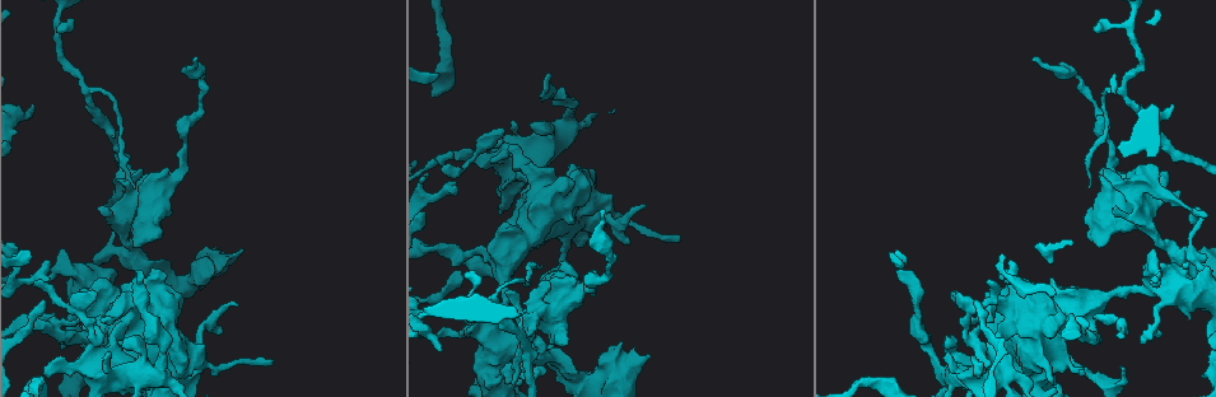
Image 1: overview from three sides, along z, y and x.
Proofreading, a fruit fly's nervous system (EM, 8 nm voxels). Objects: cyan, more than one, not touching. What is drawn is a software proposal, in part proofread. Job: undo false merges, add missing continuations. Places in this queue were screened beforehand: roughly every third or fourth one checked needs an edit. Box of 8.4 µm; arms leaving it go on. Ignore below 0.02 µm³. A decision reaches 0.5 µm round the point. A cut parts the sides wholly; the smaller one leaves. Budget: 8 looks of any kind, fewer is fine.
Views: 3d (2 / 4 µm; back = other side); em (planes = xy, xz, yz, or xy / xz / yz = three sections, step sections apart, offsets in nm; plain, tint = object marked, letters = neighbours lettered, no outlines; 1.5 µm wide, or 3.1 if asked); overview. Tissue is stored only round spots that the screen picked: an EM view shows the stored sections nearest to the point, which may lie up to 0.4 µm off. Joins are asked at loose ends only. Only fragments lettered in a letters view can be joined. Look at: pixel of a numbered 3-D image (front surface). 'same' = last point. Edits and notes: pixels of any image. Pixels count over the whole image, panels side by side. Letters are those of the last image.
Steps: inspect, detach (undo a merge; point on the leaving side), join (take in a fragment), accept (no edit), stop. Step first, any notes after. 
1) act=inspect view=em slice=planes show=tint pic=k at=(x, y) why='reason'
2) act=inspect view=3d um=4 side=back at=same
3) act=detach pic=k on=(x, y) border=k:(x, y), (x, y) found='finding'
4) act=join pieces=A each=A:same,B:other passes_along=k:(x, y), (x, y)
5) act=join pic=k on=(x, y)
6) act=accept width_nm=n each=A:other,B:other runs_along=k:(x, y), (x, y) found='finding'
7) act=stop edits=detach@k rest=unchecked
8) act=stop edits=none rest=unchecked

act=inspect view=3d um=4 pic=1 at=(596, 215) why='touches itself'

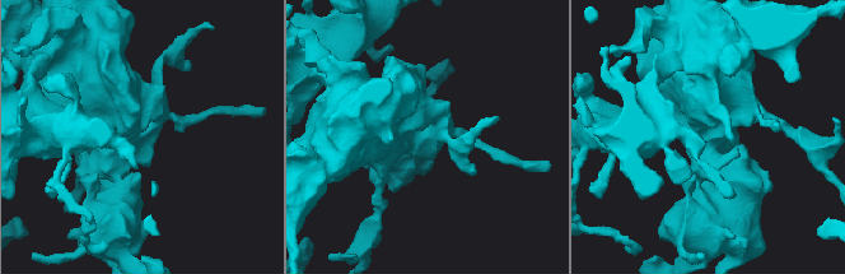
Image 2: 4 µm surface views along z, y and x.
act=inspect view=em slice=planes show=plain pic=2 at=(424, 132) why='now the EM'

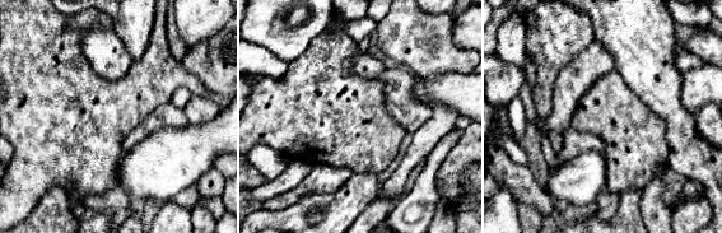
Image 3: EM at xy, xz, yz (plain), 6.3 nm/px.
act=inspect view=em slice=planes show=letters at=same why='see the neighbours'

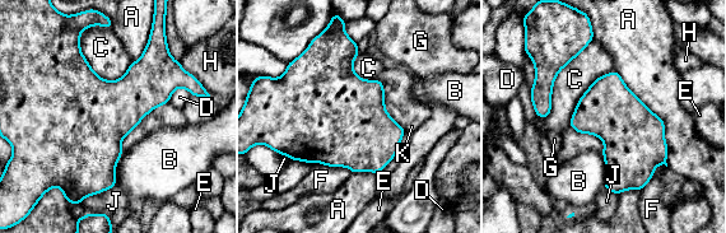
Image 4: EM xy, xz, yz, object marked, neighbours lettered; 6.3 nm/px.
act=accept width_nm=380 each=A:other,B:other,C:other,D:other,E:other,F:other,G:other,H:other,J:other,K:other border=4:(600, 152), (604, 159), (605, 187) found='continuous, no second neuron'

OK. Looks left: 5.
act=inspect view=em slice=xy step=8 show=letters pic=1 at=(641, 205) why='tapers out'

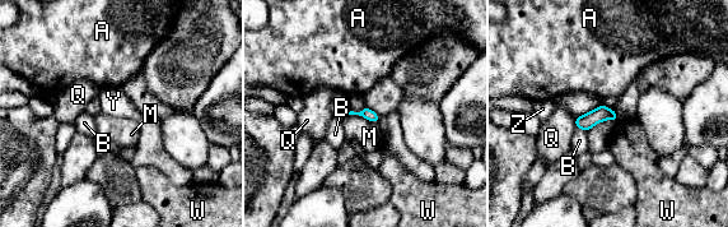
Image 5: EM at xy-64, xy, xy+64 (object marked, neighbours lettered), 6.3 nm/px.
act=inspect view=em slice=planes show=letters at=same why='cut it another way'

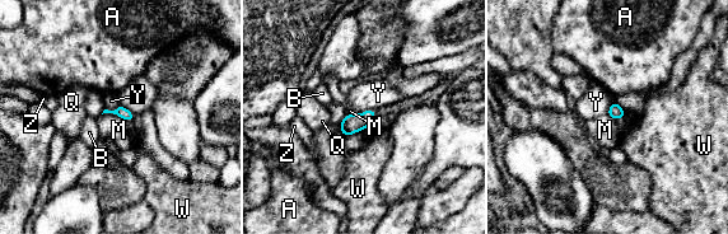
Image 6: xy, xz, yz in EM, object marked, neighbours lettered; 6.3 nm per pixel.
act=accept each=A:other,B:other,M:other,Q:other,W:other,Y:other,Z:other border=6:(374, 110), (354, 115) found='none of them fits'

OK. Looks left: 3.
act=inspect view=em slice=xy step=8 show=letters pic=1 at=(1102, 30) why='tapers out'

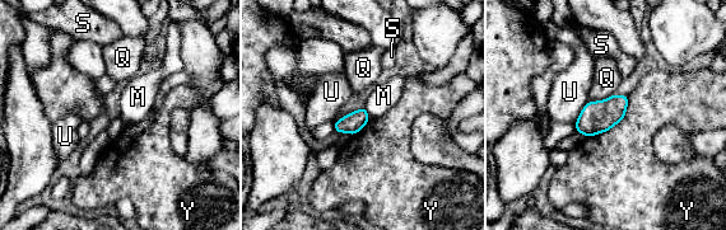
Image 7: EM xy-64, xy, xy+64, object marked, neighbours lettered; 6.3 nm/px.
act=accept each=M:other,Q:other,S:other,U:other,Y:other found='no lettered fragment goes on from it'

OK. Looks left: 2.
act=stop edits=none rest=unchecked

